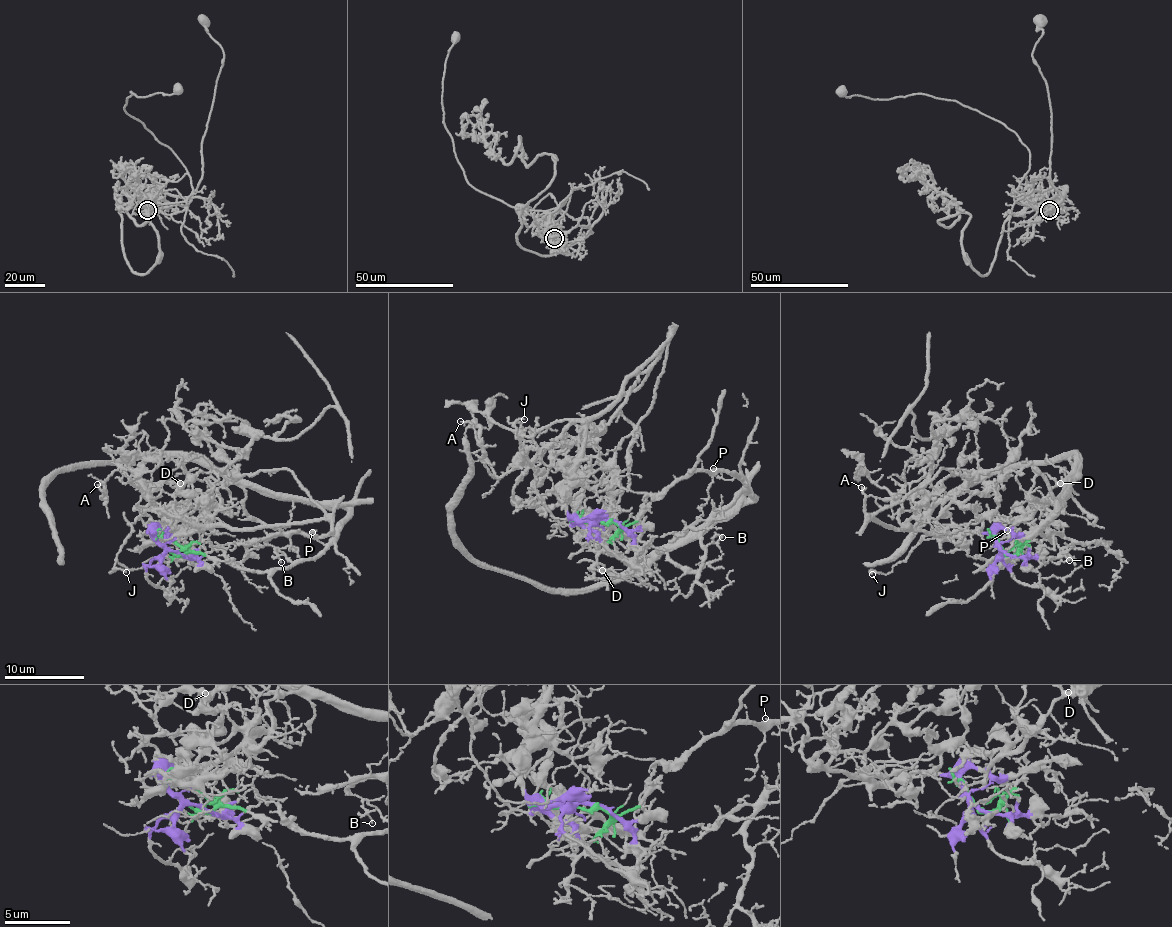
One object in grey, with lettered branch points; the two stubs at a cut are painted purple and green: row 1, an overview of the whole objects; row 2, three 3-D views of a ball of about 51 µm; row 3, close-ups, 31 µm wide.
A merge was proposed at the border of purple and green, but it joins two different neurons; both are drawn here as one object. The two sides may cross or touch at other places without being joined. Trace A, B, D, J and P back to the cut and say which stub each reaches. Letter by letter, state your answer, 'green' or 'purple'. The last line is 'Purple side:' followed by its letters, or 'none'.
A: purple
B: green
D: green
J: purple
P: green
Purple side: A, J

